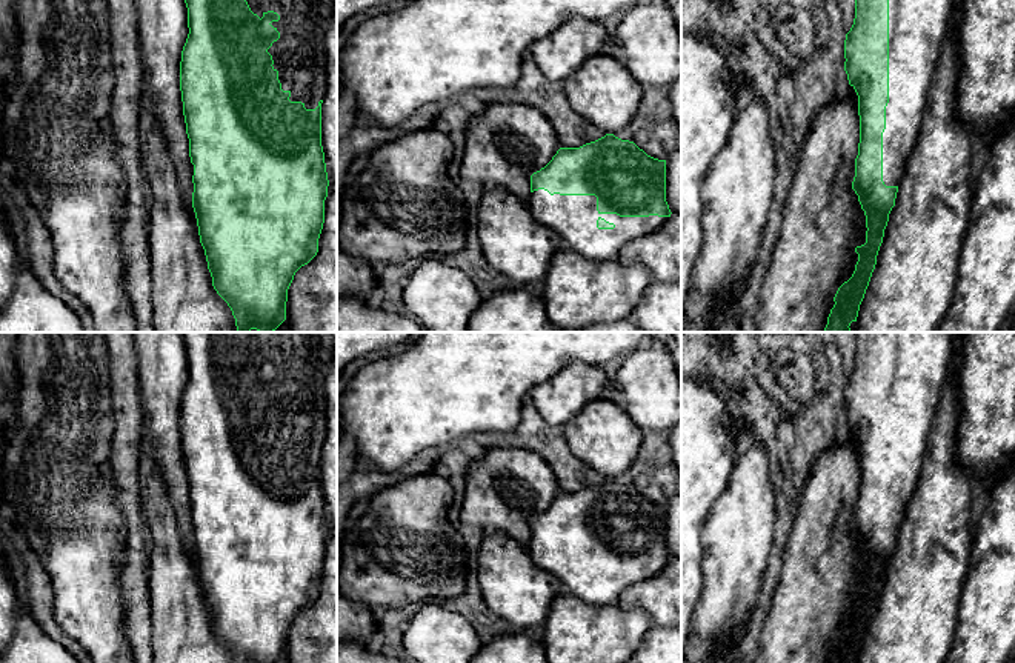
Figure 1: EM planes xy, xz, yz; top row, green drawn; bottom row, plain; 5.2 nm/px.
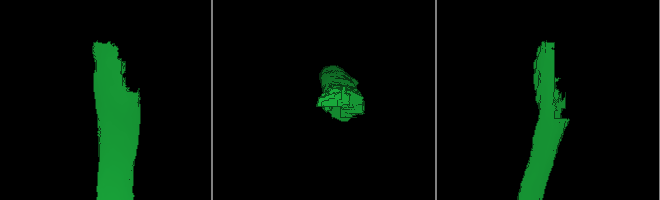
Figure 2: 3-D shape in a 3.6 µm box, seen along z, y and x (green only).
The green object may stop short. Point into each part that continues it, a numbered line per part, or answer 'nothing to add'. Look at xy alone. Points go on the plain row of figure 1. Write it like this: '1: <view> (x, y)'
1: xy (299, 400)

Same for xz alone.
1: xz (574, 562)

